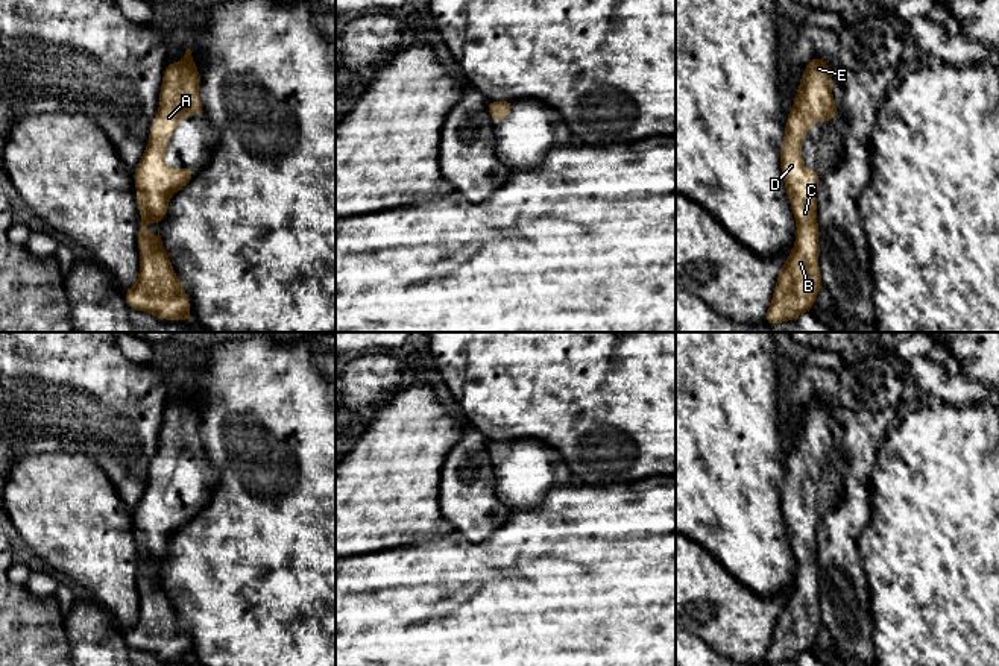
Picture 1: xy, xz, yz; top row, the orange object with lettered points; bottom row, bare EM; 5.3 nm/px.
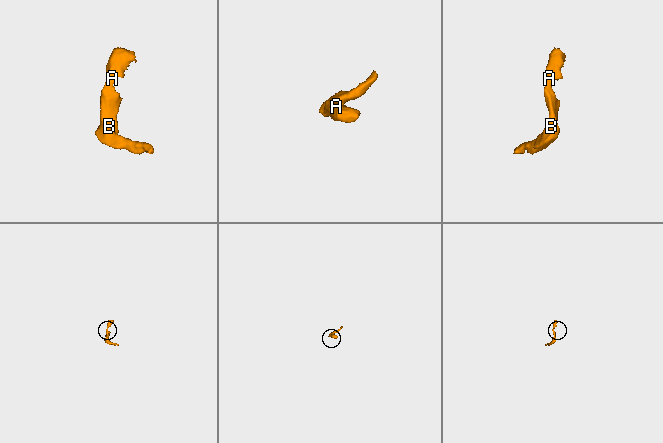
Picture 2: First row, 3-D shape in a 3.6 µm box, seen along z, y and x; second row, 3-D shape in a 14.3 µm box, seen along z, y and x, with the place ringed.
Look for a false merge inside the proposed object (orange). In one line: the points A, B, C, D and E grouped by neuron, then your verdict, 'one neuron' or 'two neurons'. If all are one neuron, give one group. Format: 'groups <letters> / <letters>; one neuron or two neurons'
groups A B C D E; one neuron

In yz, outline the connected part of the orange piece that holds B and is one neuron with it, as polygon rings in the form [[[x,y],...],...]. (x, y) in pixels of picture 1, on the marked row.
[[[823,58],[805,67],[793,109],[788,112],[780,149],[780,168],[788,199],[797,223],[793,253],[777,276],[765,323],[797,319],[815,303],[823,287],[818,270],[817,187],[818,174],[802,162],[802,143],[815,121],[838,117],[830,90],[832,70]]]

